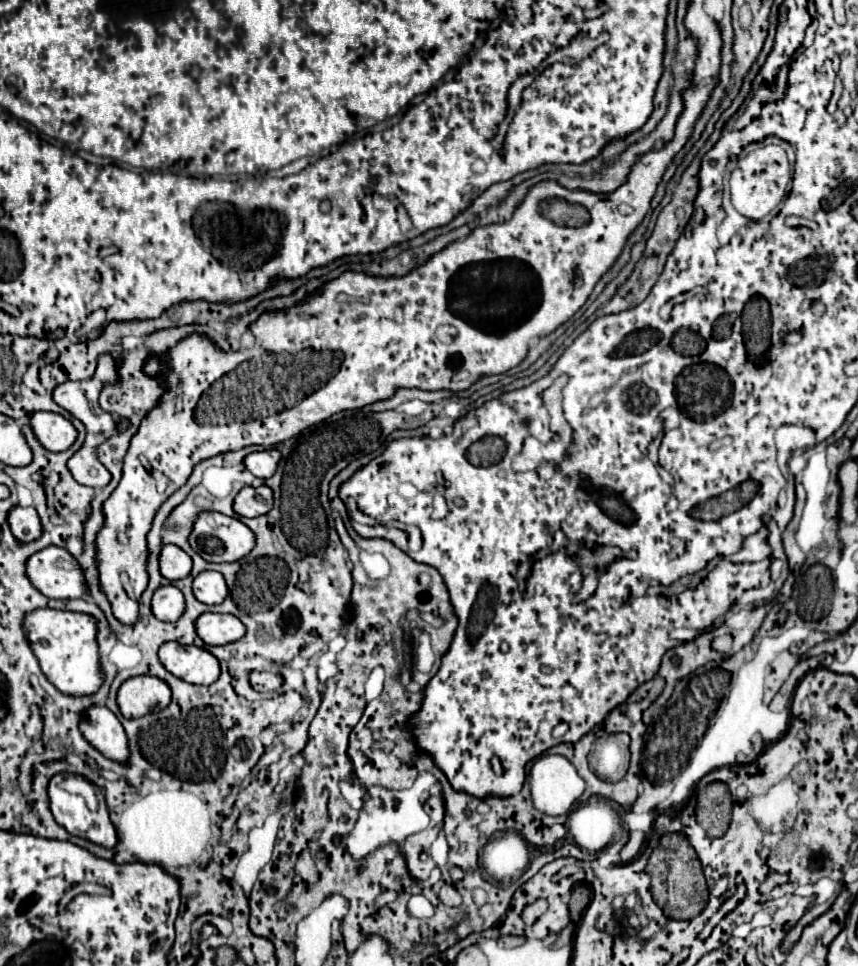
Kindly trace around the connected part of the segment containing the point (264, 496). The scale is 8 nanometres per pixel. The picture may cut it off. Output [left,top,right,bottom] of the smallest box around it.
[233,486,273,518]

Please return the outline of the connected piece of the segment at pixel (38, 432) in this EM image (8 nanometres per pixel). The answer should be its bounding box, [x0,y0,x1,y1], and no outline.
[29,412,77,452]

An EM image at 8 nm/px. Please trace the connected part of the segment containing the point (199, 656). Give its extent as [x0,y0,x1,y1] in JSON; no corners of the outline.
[159,642,219,686]

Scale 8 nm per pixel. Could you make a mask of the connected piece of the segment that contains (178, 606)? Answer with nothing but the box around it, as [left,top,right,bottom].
[151,586,185,622]

